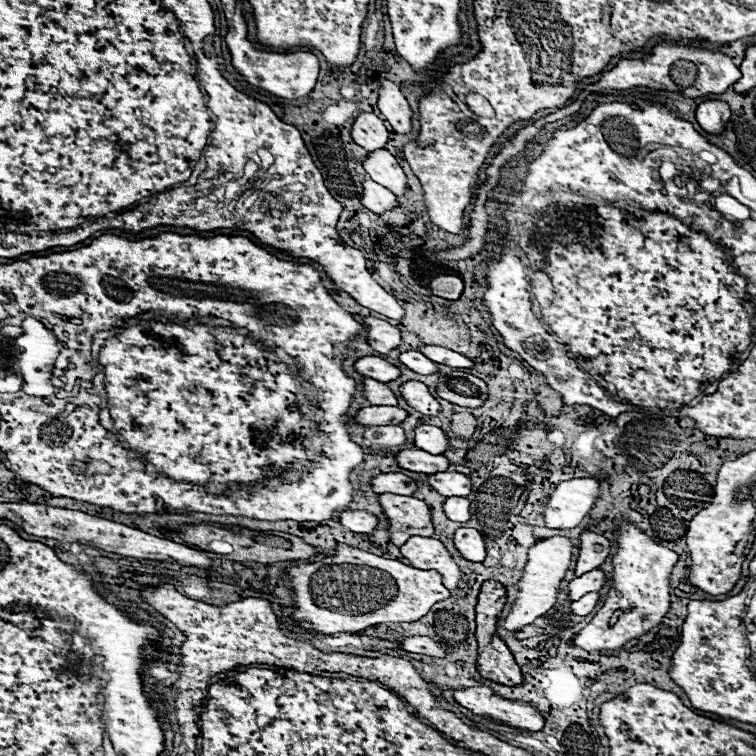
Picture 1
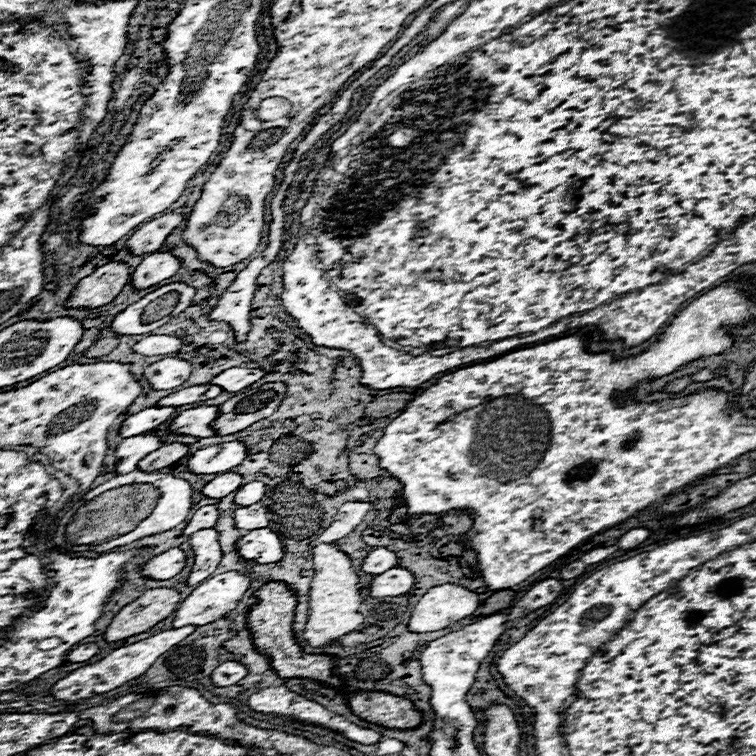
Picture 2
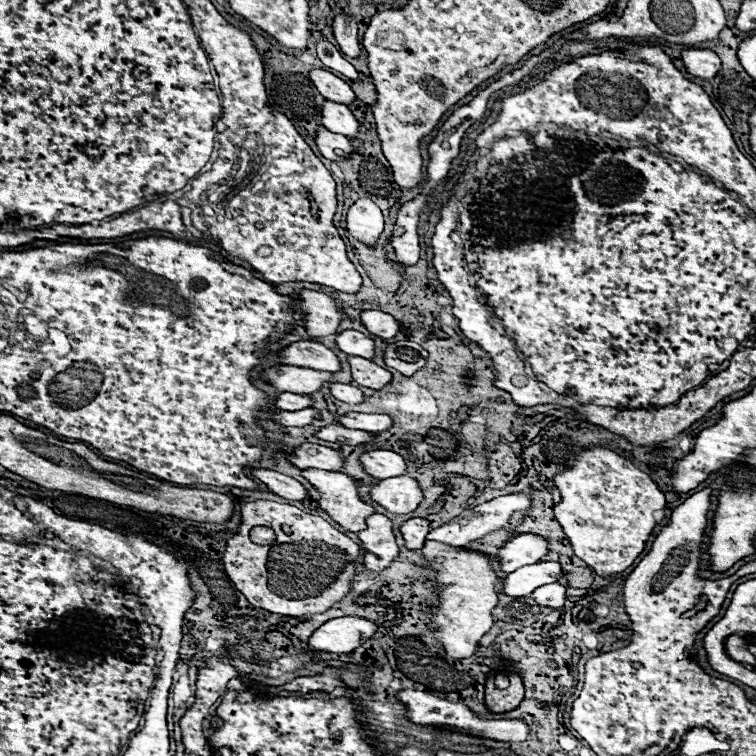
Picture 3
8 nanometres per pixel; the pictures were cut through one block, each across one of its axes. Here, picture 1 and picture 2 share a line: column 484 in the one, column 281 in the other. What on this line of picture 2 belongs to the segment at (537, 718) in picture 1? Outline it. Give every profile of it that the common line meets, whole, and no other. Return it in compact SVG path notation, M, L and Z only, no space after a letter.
M282 686L264 688L264 690L256 692L256 694L252 694L252 696L248 698L248 706L250 706L252 710L256 710L256 712L276 714L276 716L290 716L290 718L296 718L296 720L300 720L300 722L308 722L308 724L316 724L316 726L330 728L330 730L340 732L342 736L346 736L346 738L350 738L350 740L354 740L354 742L360 742L360 744L376 744L376 742L380 742L380 738L382 738L378 732L374 732L374 730L370 730L370 728L360 728L358 724L354 724L354 722L350 722L350 720L346 720L346 718L342 718L342 716L338 716L338 714L326 710L324 706L320 706L320 704L316 704L316 702L304 698L304 696L298 696L298 694L294 694L294 692L288 692L288 690L282 688Z

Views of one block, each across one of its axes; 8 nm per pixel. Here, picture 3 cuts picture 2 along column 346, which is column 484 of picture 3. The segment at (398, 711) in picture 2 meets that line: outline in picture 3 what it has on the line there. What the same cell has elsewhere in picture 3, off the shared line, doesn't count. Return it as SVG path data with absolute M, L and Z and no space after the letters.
M516 672L510 674L510 686L506 690L498 690L494 686L494 674L488 676L484 700L486 700L486 708L490 712L496 712L496 714L510 712L522 702L522 698L524 698L524 686L522 686L522 680Z

